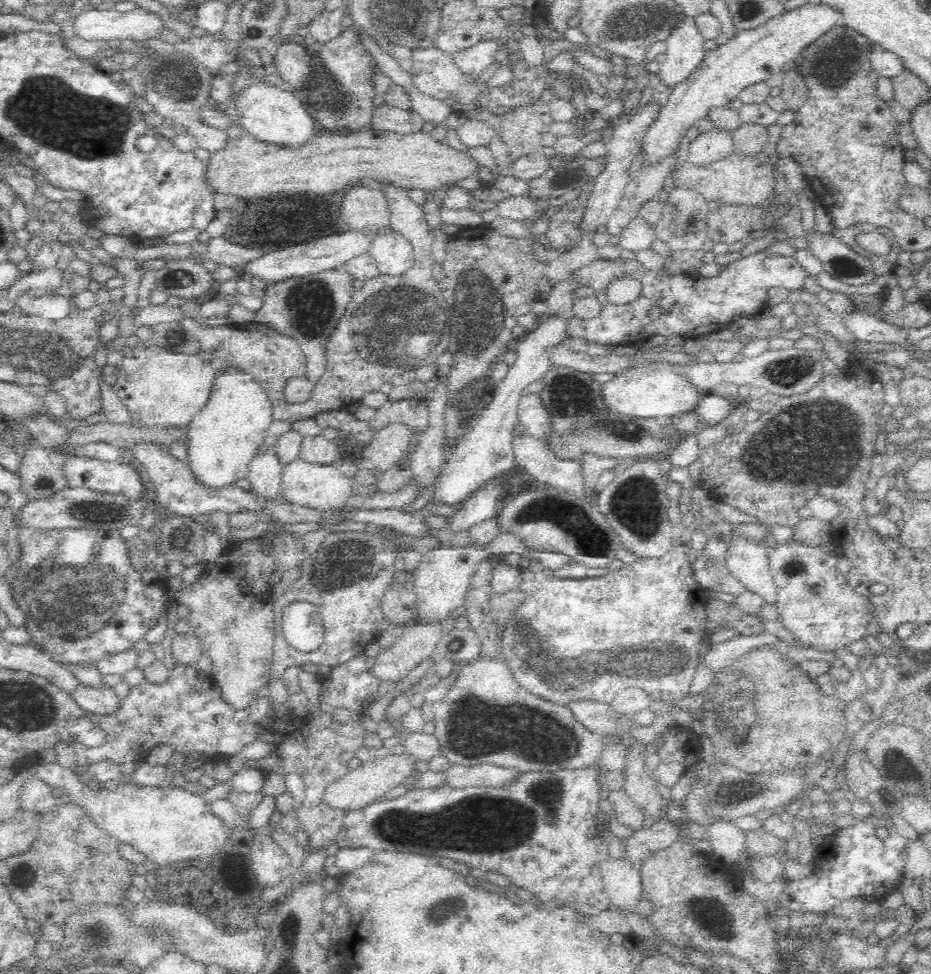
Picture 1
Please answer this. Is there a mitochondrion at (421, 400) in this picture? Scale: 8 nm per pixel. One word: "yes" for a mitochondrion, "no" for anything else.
no

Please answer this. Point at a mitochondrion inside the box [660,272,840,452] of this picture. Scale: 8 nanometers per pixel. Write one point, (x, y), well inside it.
(791, 375)

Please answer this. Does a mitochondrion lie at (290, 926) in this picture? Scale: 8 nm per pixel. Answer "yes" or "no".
no

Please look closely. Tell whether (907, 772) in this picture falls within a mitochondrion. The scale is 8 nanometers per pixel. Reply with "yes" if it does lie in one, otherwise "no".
no

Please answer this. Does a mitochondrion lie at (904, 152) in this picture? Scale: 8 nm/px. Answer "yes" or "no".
no

